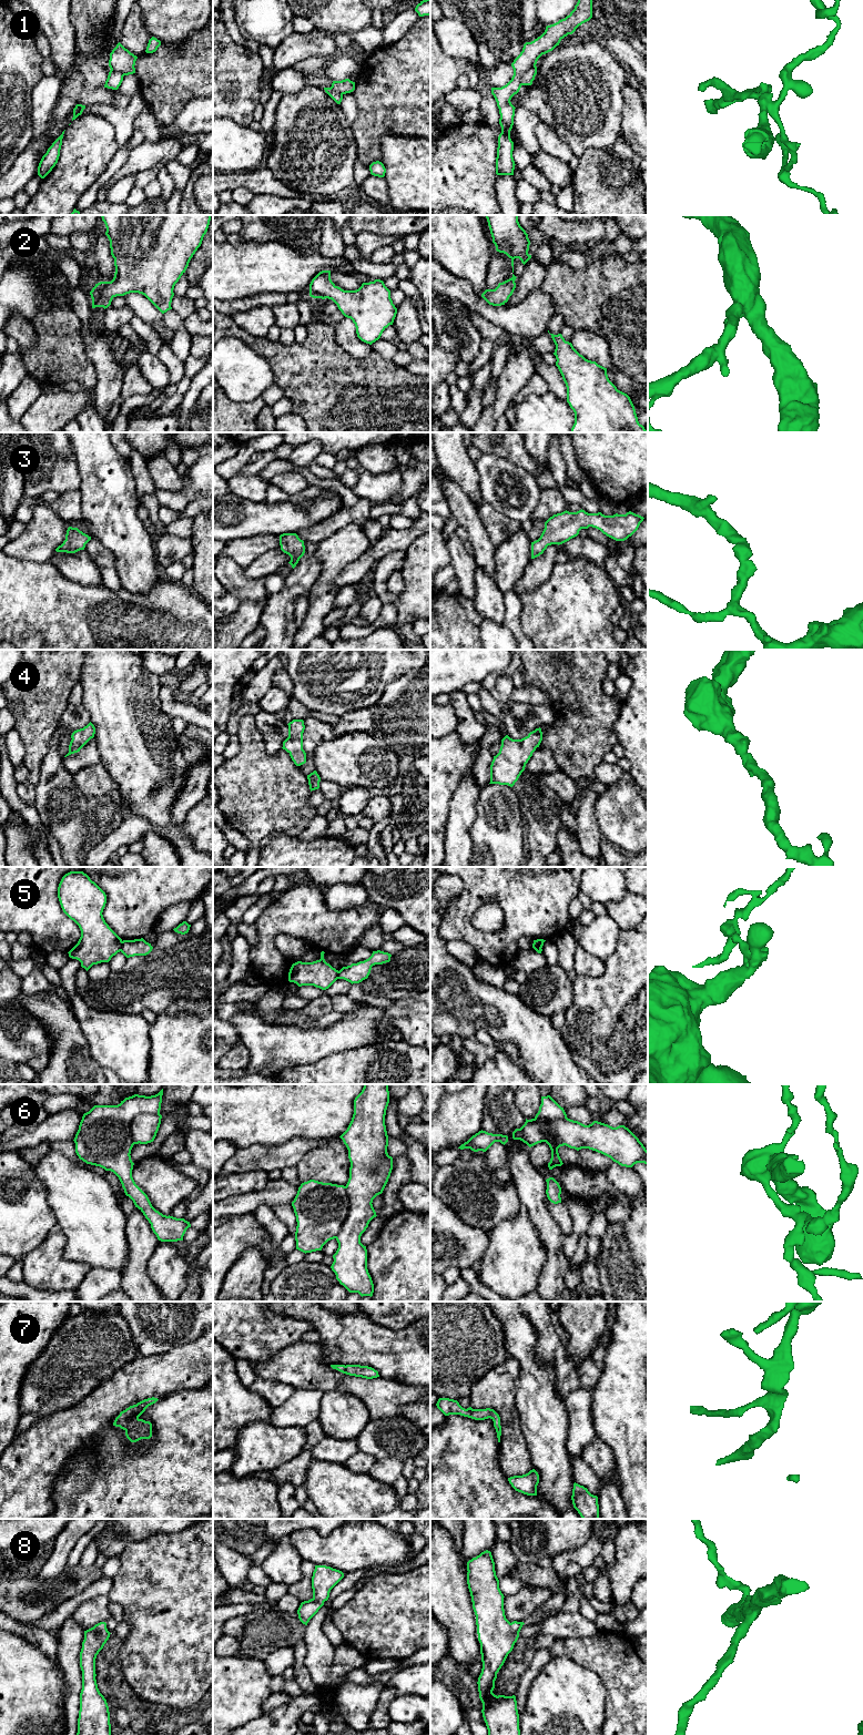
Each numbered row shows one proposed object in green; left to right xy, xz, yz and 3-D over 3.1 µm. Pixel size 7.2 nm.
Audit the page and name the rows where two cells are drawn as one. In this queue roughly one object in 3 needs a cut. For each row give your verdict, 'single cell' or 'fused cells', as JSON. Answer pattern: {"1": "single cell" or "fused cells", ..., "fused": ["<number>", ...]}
{"1": "fused cells", "2": "single cell", "3": "single cell", "4": "single cell", "5": "fused cells", "6": "single cell", "7": "single cell", "8": "single cell", "fused": ["1", "5"]}

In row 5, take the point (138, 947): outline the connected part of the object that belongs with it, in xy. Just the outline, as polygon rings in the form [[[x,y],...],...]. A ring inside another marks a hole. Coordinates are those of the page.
[[[143,938],[134,940],[123,940],[121,952],[126,957],[146,956],[152,951],[153,947]]]

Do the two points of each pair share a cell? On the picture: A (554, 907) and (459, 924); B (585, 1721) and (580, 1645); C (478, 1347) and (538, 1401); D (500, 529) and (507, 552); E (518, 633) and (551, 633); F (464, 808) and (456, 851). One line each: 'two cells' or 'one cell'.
A: one cell
B: two cells
C: two cells
D: two cells
E: two cells
F: one cell

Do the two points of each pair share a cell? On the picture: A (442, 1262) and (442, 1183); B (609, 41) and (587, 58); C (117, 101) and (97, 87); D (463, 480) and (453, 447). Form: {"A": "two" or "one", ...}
{"A": "two", "B": "two", "C": "one", "D": "one"}

